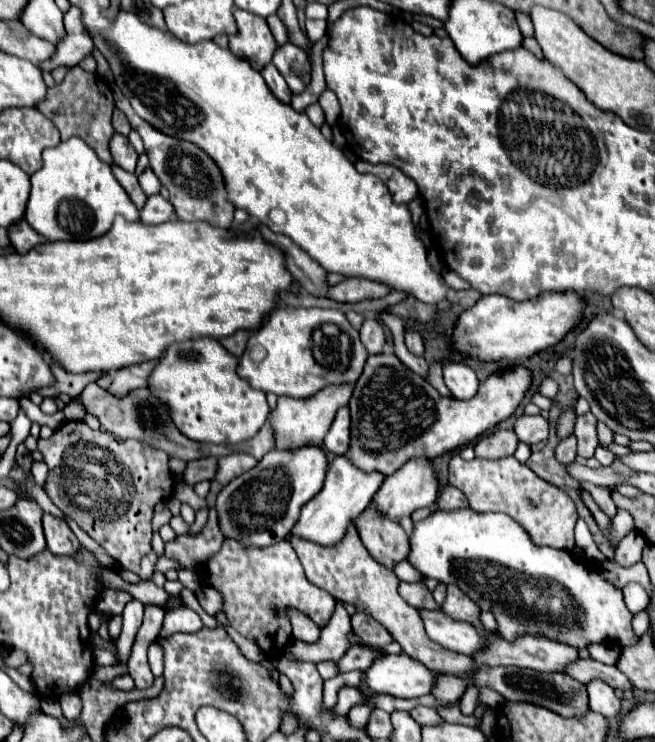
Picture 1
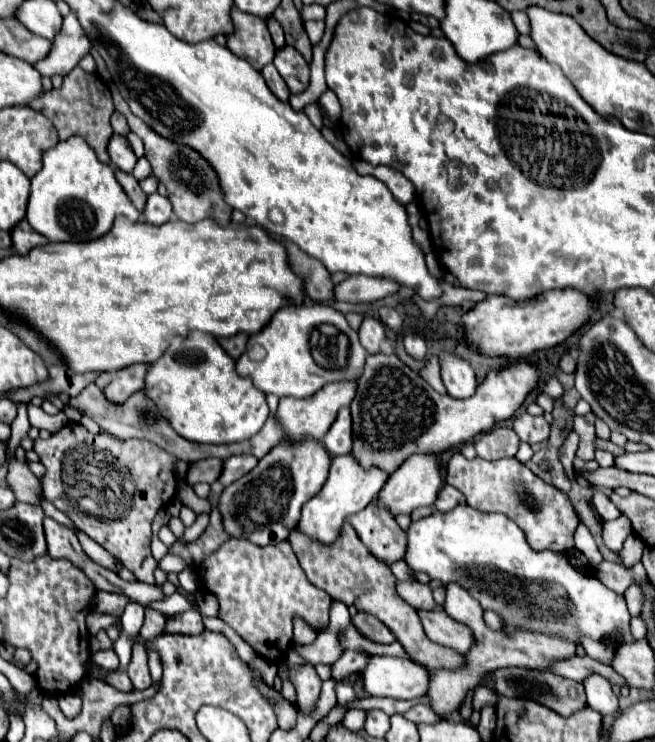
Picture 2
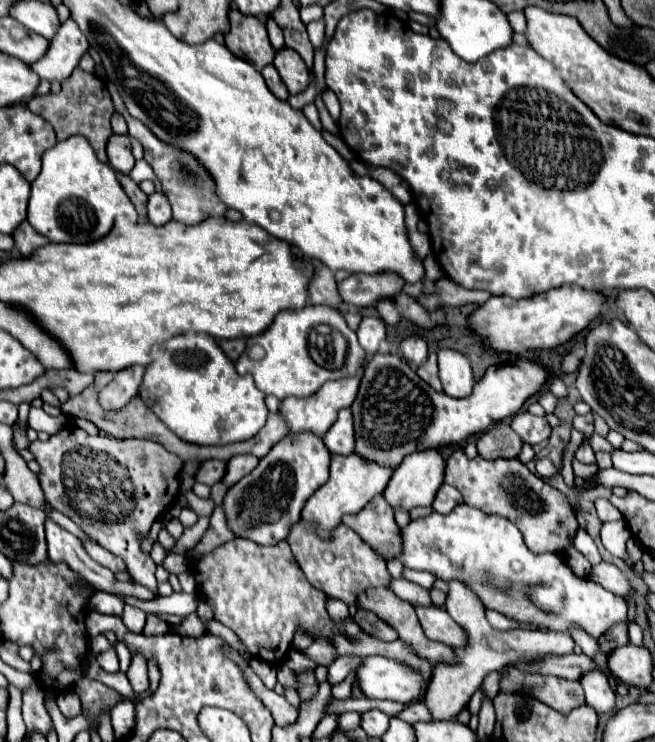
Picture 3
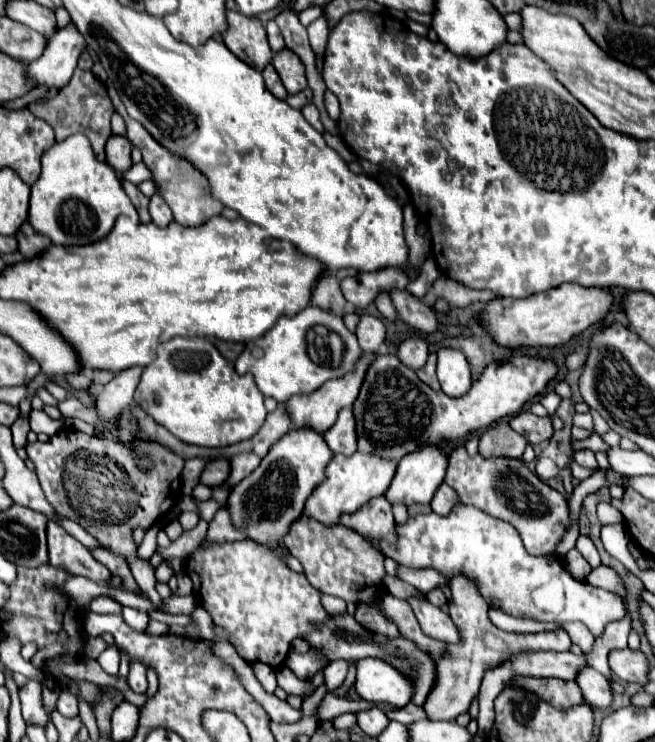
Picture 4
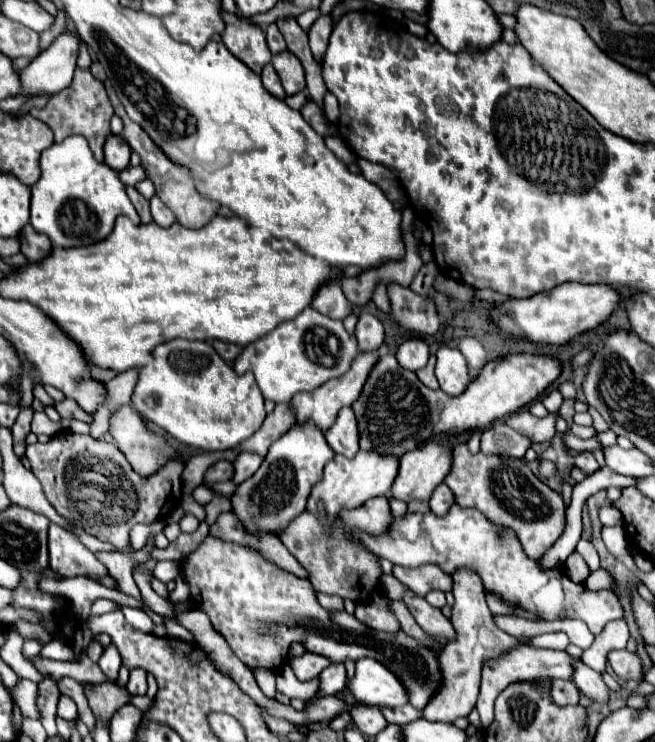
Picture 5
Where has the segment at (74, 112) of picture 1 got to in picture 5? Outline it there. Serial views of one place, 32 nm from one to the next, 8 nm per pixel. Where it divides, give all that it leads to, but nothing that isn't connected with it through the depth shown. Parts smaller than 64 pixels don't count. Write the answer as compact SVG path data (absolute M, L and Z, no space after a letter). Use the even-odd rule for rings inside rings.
M76 68L70 86L64 88L64 92L54 94L44 108L32 108L30 114L34 118L46 122L54 130L56 142L62 142L64 138L68 138L72 134L82 134L90 142L94 158L98 162L104 162L104 150L102 148L104 148L106 138L110 136L110 118L112 118L114 110L112 110L112 104L108 100L108 94L104 90L104 84L100 80L96 80L90 74L90 70Z

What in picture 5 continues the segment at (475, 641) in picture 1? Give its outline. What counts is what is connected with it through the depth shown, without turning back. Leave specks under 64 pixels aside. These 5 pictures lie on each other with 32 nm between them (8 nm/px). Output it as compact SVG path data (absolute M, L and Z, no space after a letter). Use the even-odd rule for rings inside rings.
M414 592L404 594L402 600L408 604L408 608L410 608L412 616L416 618L418 626L420 626L428 636L432 636L432 638L434 638L434 636L436 636L436 638L444 638L444 640L448 640L448 642L450 642L450 640L452 640L452 642L456 640L456 630L454 630L450 618L446 618L440 608L434 608L432 604L428 604L424 598L416 596Z

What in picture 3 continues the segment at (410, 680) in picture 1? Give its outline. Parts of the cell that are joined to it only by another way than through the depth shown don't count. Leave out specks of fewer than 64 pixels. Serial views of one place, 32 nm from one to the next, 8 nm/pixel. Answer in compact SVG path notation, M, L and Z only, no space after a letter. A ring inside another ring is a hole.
M368 656L358 672L358 682L368 698L412 702L424 690L420 670L384 656Z

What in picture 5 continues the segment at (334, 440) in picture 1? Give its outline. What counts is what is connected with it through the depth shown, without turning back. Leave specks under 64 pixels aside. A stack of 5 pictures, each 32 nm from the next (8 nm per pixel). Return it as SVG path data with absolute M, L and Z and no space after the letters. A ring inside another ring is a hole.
M342 408L336 422L324 432L326 442L336 454L352 458L358 452L358 428L352 408Z

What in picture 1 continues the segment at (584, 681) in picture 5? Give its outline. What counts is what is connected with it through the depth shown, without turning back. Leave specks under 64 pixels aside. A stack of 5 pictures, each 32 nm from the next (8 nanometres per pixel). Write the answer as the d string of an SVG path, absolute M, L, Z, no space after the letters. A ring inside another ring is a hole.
M592 680L592 684L586 684L586 688L588 688L592 712L598 712L606 718L616 718L622 714L622 702L608 684L600 680Z

